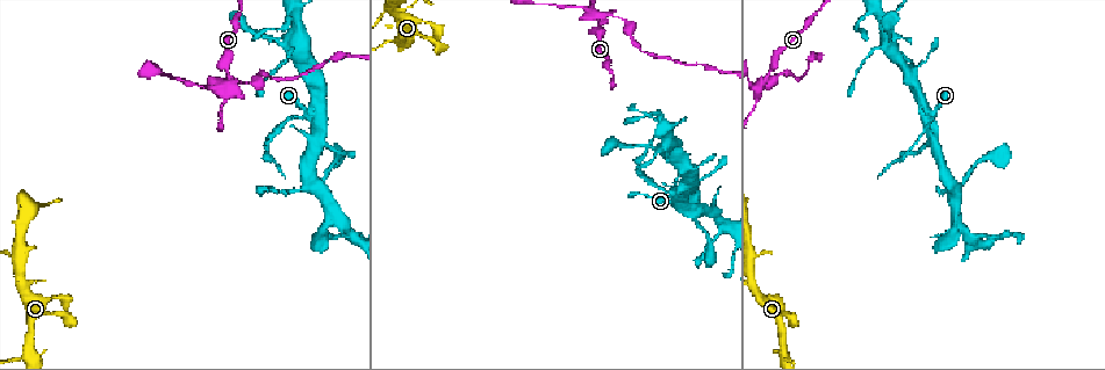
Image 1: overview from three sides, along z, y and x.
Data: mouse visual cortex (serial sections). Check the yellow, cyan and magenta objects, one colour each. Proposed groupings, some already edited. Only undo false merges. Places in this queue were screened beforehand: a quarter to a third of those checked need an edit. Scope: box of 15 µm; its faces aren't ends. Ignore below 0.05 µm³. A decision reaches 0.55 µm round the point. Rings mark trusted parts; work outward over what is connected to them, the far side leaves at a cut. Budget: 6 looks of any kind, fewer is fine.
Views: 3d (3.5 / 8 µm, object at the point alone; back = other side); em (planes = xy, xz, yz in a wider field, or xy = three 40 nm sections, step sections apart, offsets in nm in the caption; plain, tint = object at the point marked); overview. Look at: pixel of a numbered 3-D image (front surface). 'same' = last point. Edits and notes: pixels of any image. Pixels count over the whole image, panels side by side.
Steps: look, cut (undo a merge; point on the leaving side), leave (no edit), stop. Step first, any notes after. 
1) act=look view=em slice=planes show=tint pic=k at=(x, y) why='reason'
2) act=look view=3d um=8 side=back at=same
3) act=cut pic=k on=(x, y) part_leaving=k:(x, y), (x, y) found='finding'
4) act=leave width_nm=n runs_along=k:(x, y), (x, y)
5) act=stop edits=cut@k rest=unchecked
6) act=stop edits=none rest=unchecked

act=look view=em slice=xy step=5 show=tint pic=1 at=(312, 114) why='looks like a crossing'

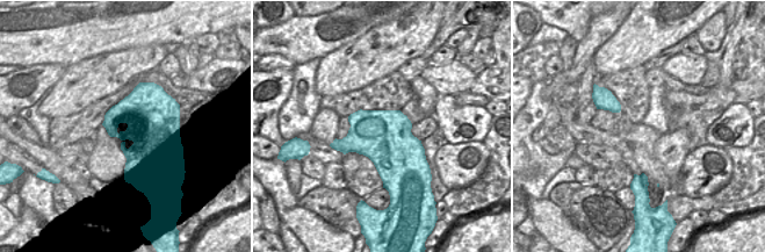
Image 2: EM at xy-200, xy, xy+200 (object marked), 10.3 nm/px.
act=look view=3d um=3.5 at=same why='see where the arms go'

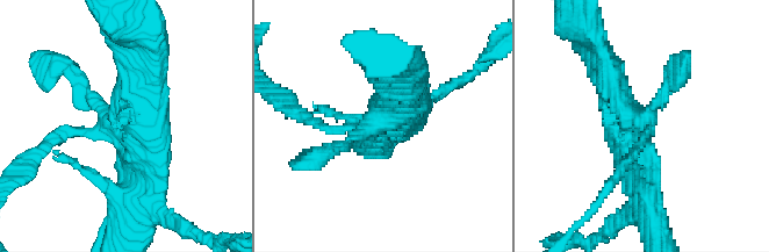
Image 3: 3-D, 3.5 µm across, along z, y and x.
act=cut pic=3 on=(27, 174) arm_widths_nm=150,150,350,450 part_leaving=3:(85, 131), (63, 131), (23, 166) found='a second cell is stuck on'

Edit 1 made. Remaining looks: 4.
act=look view=overview why='redraw'

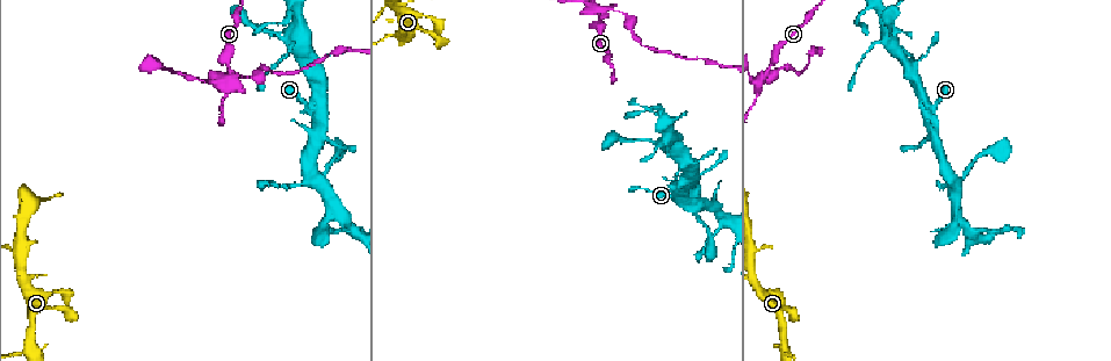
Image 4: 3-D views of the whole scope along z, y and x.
act=look view=3d um=3.5 side=back pic=4 at=(289, 39)

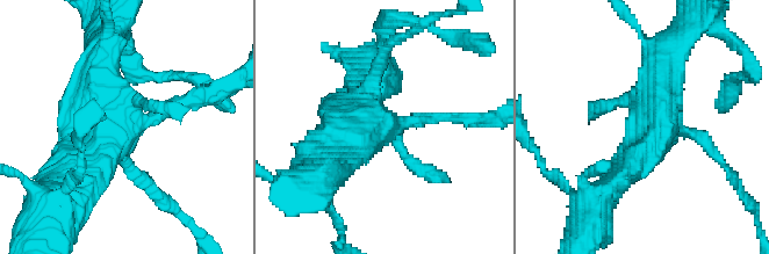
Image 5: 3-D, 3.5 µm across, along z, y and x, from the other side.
act=look view=em slice=xy step=1 show=tint pic=5 at=(128, 128)

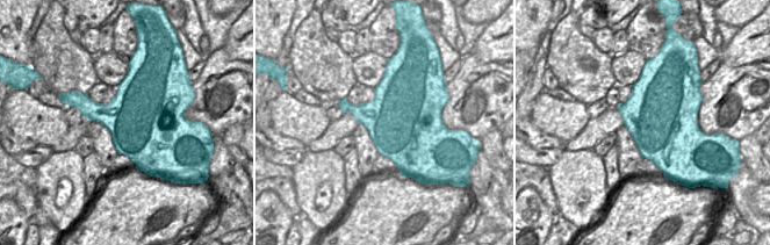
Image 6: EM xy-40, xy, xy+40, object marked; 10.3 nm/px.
act=look view=em slice=xy step=3 show=tint at=same why='another direction'

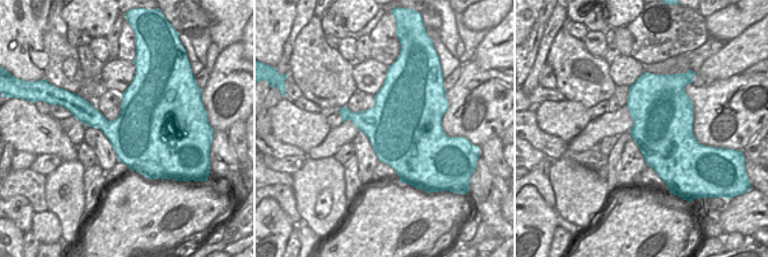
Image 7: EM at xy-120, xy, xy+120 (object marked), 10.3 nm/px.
act=leave runs_along=5:(615, 179), (651, 132), (668, 51) found='all the same cell'

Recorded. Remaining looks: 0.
act=stop edits=cut@3 rest=unchecked

